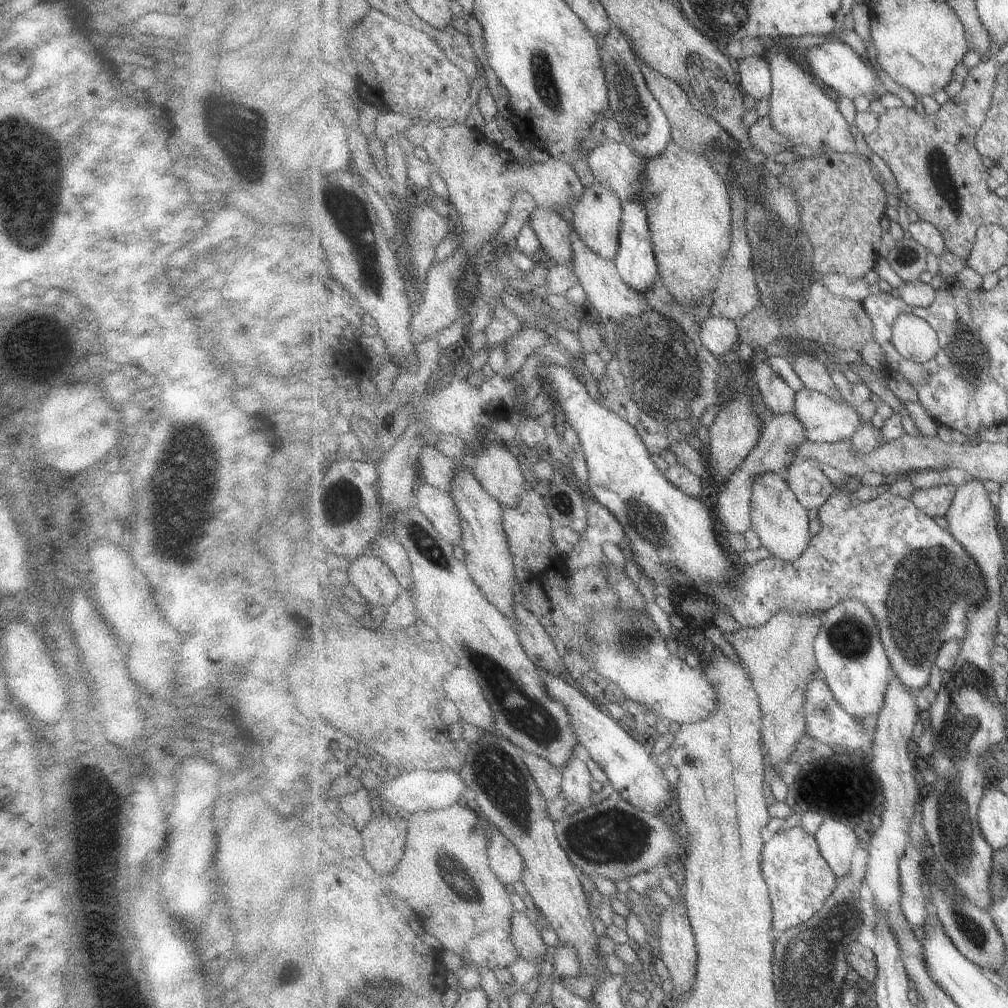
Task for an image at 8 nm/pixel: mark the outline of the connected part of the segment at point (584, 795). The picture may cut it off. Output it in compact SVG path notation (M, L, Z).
M585 748L577 749L578 754L572 757L568 766L562 770L562 793L567 804L573 803L581 808L591 805L592 789L591 772L587 768Z

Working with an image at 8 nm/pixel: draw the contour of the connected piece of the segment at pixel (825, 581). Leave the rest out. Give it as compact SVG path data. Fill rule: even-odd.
M845 484L843 486L835 485L835 489L829 500L823 504L823 506L817 510L818 519L820 520L821 528L816 536L812 538L808 549L794 561L786 561L779 557L773 557L765 559L761 562L756 562L743 568L740 566L740 573L734 581L729 583L705 583L697 587L699 592L703 592L703 595L709 595L722 605L726 606L727 612L731 613L743 627L758 627L765 624L779 609L787 609L797 611L801 613L821 613L826 610L832 609L836 604L843 602L847 599L859 599L863 601L876 616L878 623L880 624L880 635L884 642L885 648L888 650L889 658L892 660L892 665L896 676L901 679L902 683L905 683L910 689L917 691L923 686L927 685L932 675L933 667L936 665L936 658L941 646L948 640L958 640L963 642L965 635L968 633L968 610L972 609L976 604L984 601L987 596L986 584L984 581L984 575L982 574L981 567L977 564L977 561L965 550L964 546L961 546L960 542L951 534L951 531L945 528L941 528L933 518L928 514L925 514L924 510L921 510L911 499L902 497L901 495L894 495L892 492L885 490L883 494L878 495L870 501L860 502L851 500L851 492L847 490Z

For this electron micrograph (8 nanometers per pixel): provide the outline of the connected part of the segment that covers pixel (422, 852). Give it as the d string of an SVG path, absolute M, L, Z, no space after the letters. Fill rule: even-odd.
M455 804L444 809L408 813L406 819L408 820L407 858L403 856L405 868L401 868L405 872L401 872L401 878L397 878L397 872L395 872L395 880L397 880L395 888L397 888L397 894L399 892L403 894L403 888L407 888L407 894L409 890L413 890L411 896L415 898L411 898L411 906L415 908L415 912L423 916L424 929L429 934L437 936L441 944L445 944L447 950L457 952L465 961L471 960L479 968L486 966L494 971L507 968L519 960L521 956L512 938L512 918L517 912L511 902L512 888L505 884L490 866L488 855L490 840L485 826L479 820L479 814L473 812L471 816L471 810L467 806ZM447 866L453 872L437 870L437 868L447 868ZM409 882L413 882L415 886L411 888Z

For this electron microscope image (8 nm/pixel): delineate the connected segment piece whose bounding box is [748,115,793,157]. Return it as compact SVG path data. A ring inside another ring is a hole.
M769 115L759 118L750 126L749 145L765 156L773 157L783 151L793 150L789 138L773 126Z

